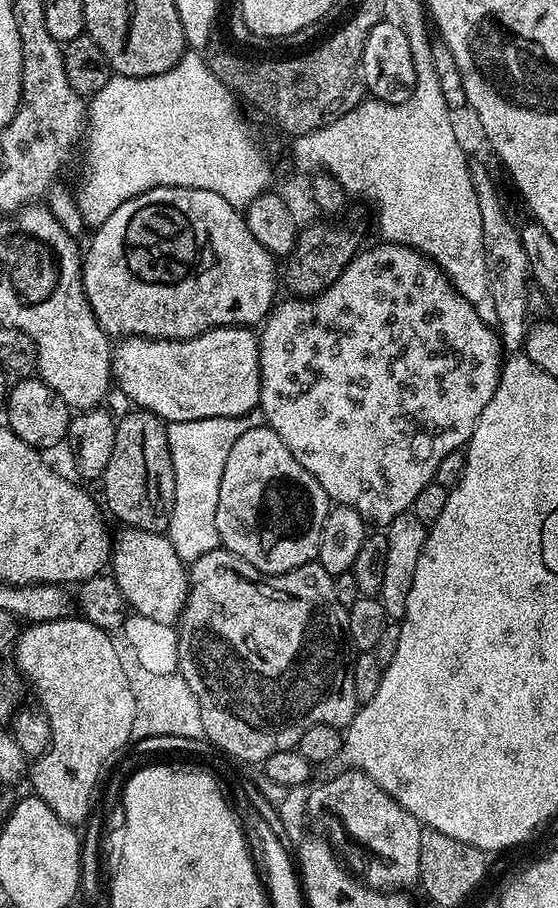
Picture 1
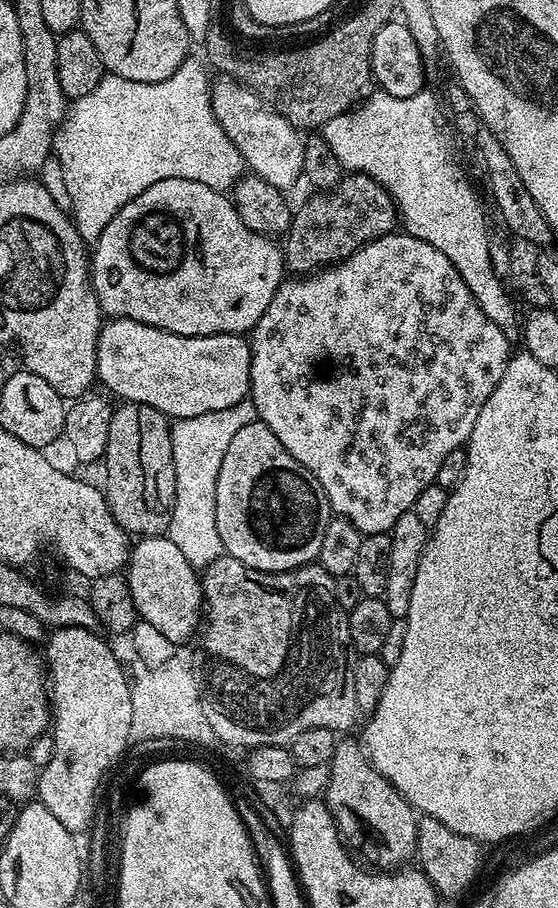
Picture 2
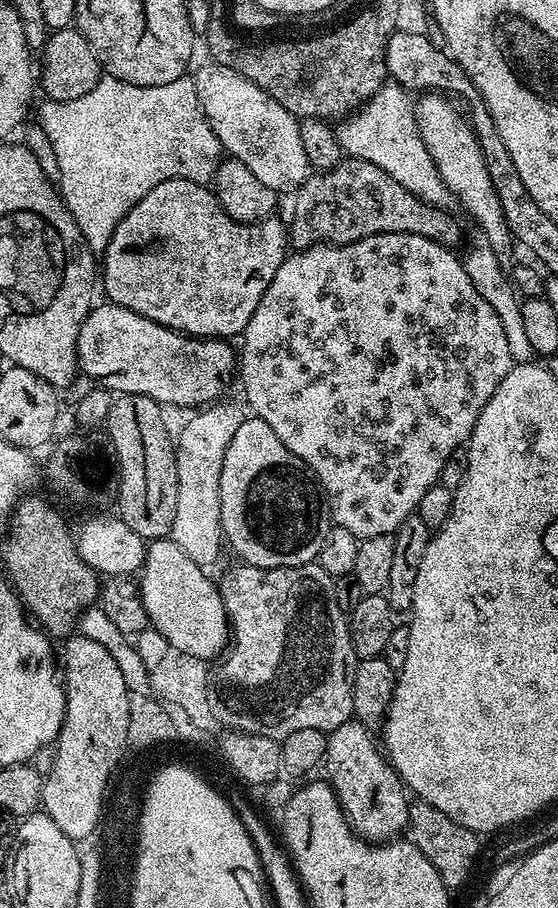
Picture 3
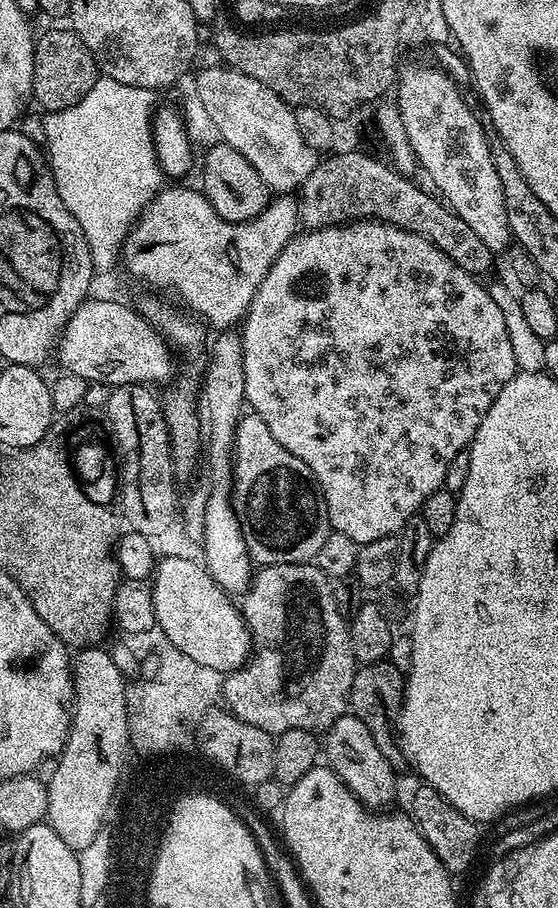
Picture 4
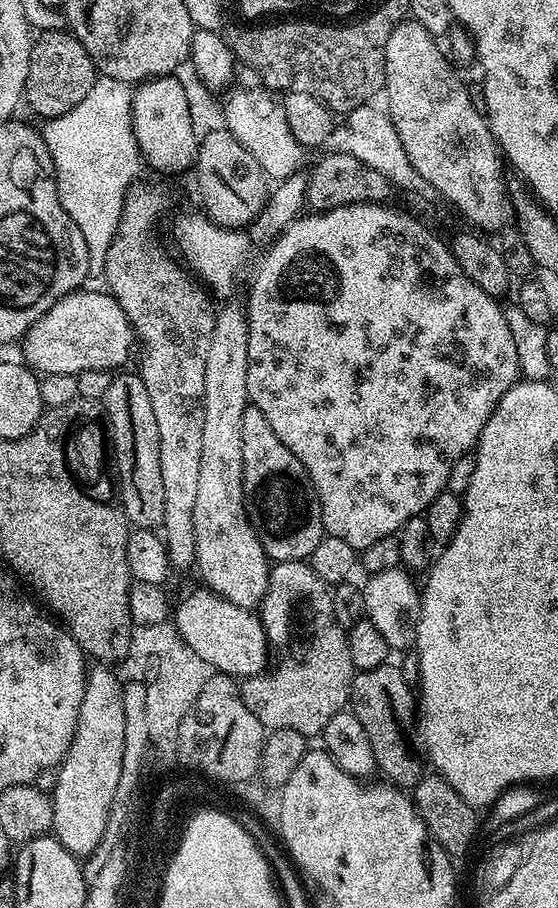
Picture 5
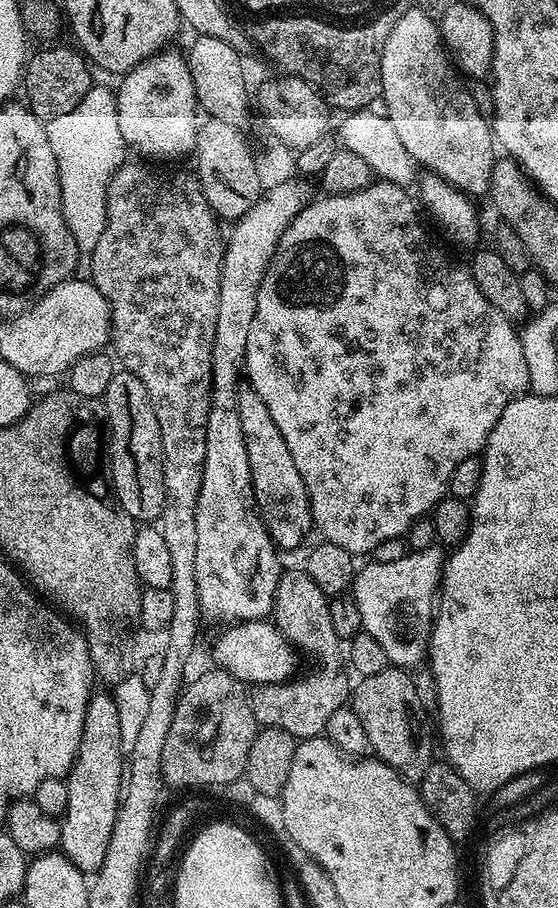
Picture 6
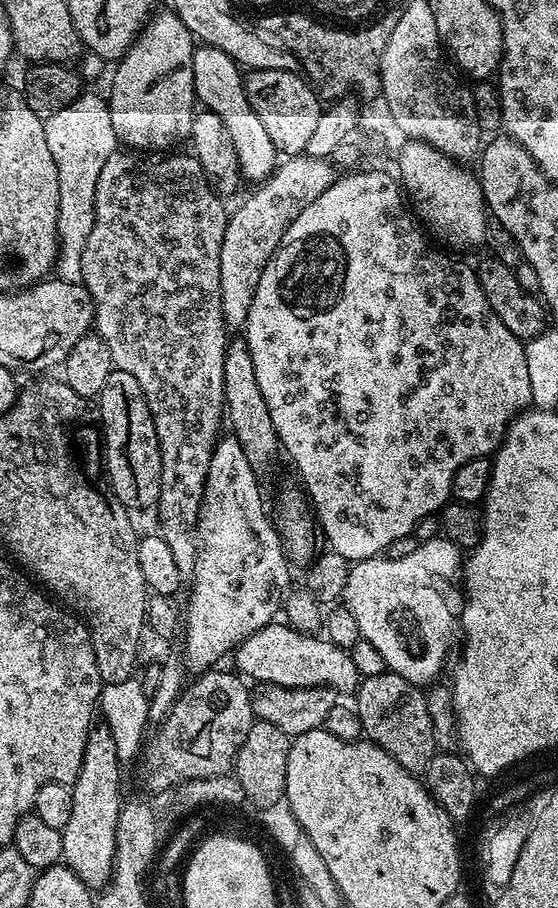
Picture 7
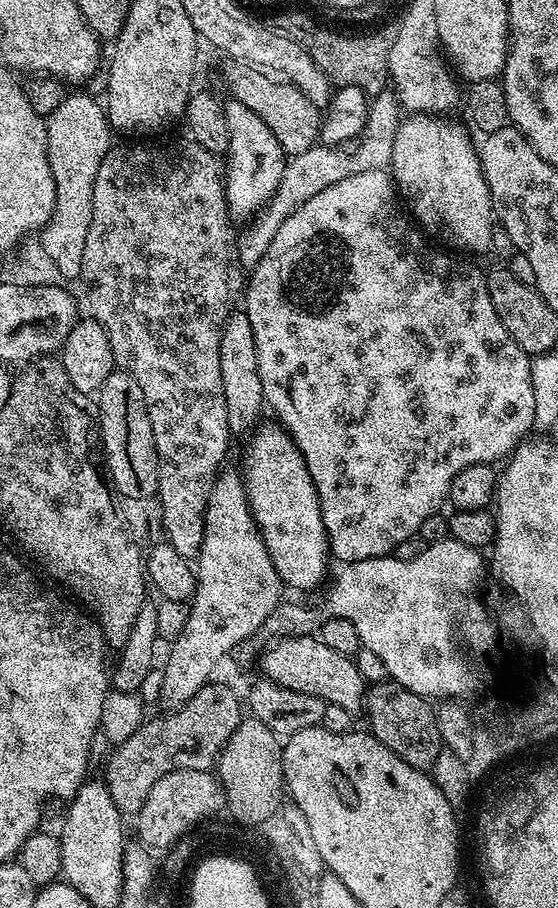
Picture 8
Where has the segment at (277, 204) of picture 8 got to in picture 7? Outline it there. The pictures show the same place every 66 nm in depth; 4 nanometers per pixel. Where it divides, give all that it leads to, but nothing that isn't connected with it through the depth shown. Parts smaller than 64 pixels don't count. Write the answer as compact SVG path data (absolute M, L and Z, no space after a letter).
M307 154L289 156L277 163L276 171L267 180L259 186L253 187L256 189L237 206L236 212L234 208L228 217L226 234L222 238L222 254L220 255L222 314L229 329L243 329L244 323L247 322L250 306L254 303L254 290L258 290L258 278L262 278L262 270L266 270L270 258L283 244L284 235L290 222L294 222L294 218L298 218L298 214L302 214L302 210L306 210L306 206L310 206L310 202L314 202L314 198L319 198L325 190L330 190L330 186L337 178L338 168L331 159L312 157Z

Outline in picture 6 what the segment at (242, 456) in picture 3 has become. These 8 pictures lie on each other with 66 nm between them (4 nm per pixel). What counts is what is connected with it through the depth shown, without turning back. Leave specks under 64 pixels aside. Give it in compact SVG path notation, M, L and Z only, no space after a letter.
M250 386L237 391L236 409L238 422L242 422L242 438L246 438L246 458L250 458L256 513L260 515L277 549L296 548L307 538L308 531L311 533L314 528L306 482L302 482L302 474L298 474L298 466L294 466L294 457L290 455L290 449L286 447L274 418L270 418L266 402L262 402L262 398L258 398Z

